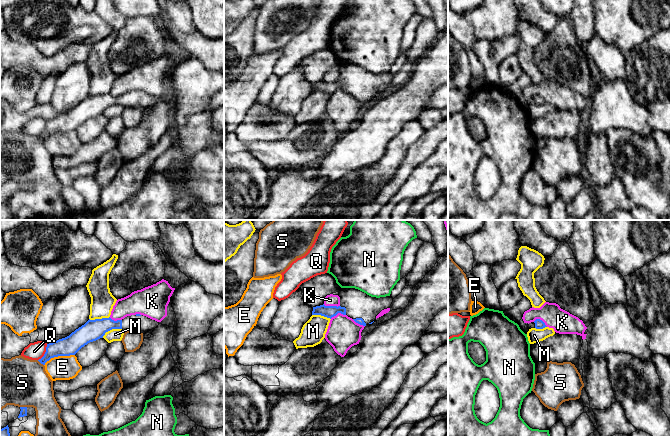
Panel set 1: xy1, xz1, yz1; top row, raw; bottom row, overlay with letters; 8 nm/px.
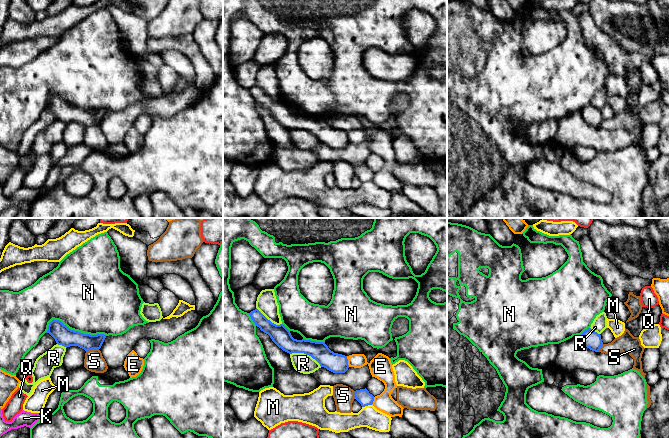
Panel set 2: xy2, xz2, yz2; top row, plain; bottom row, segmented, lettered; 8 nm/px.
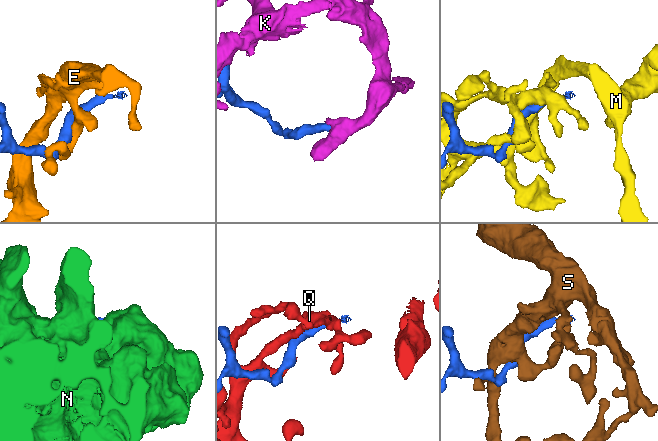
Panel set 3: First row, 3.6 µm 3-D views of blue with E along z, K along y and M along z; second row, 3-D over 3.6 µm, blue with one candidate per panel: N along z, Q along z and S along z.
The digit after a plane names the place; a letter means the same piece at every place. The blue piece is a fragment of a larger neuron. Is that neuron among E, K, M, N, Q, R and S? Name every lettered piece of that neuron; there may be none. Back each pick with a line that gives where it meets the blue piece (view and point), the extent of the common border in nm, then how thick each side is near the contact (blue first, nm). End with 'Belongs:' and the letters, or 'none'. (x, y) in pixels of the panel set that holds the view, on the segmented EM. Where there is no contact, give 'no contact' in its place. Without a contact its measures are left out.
Belongs: none

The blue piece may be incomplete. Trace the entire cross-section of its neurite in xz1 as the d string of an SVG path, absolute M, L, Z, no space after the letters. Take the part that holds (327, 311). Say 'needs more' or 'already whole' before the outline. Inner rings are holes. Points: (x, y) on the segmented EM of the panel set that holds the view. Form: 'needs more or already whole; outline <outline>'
already whole; outline M320 305L313 307L312 315L321 315L327 318L332 318L336 316L338 313L346 315L346 308L341 306L325 306Z

